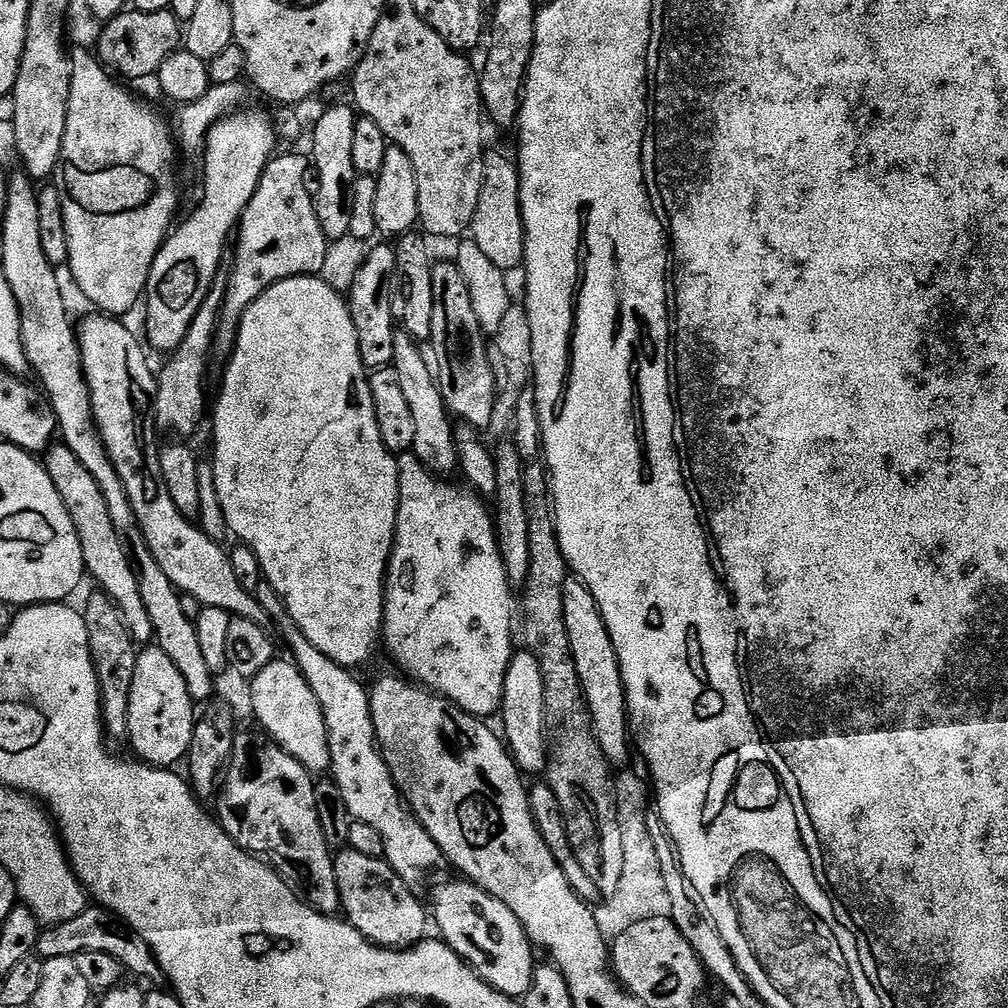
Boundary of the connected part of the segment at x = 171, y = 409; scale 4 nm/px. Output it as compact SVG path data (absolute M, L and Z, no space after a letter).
M220 270L216 273L215 280L212 281L212 288L209 289L208 293L206 294L204 301L200 306L198 306L198 312L194 314L194 320L190 322L190 328L186 330L186 338L182 338L182 342L179 344L174 351L167 357L168 360L164 364L164 369L159 369L158 375L156 376L156 391L154 393L154 416L155 419L158 421L159 427L161 429L169 428L172 432L192 432L195 430L196 427L200 424L200 419L205 419L206 416L206 408L204 412L204 379L208 376L208 360L211 361L213 359L212 354L212 339L216 337L216 327L220 325L220 311L222 310L222 306L224 305L224 295L226 294L226 286L228 285L228 272L224 270Z

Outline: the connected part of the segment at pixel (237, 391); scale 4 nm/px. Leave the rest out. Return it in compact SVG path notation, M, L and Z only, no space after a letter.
M319 275L315 276L295 276L289 280L278 282L274 286L267 288L260 297L254 301L244 312L244 317L240 319L240 329L236 331L236 348L226 361L228 369L224 372L224 381L220 384L220 397L216 400L216 409L211 409L210 420L212 416L212 461L210 467L214 474L214 486L218 490L218 502L222 502L222 514L228 523L228 532L236 535L237 541L253 551L260 563L260 569L263 572L263 579L271 591L284 597L284 605L288 607L288 616L334 662L338 662L342 667L349 670L359 669L359 664L364 664L372 656L376 644L382 640L382 625L384 623L384 581L388 575L388 559L392 556L392 543L396 537L396 515L398 514L398 502L400 501L400 465L397 457L388 451L388 447L382 442L382 434L378 434L378 418L374 414L374 398L370 394L368 385L369 373L364 367L360 351L358 350L358 334L354 330L352 315L348 309L348 301L339 291L333 289Z

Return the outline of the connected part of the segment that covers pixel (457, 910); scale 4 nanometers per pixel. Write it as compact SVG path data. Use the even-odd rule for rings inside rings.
M467 878L456 879L460 880L448 880L445 884L438 885L432 892L430 912L434 917L435 927L436 924L440 927L439 939L451 946L454 954L458 954L465 960L469 968L475 970L491 988L513 998L523 998L532 985L538 960L532 957L534 945L529 940L522 922L518 922L514 910L510 910L510 906L506 906L506 902L494 898L486 890L482 890Z

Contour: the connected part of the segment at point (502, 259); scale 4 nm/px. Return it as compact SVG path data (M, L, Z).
M492 150L484 155L481 189L470 236L481 247L482 254L499 269L507 271L523 265L525 234L521 222L519 167L513 159Z

